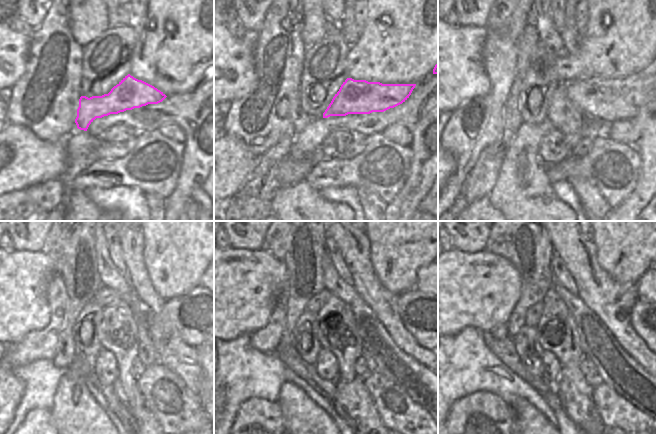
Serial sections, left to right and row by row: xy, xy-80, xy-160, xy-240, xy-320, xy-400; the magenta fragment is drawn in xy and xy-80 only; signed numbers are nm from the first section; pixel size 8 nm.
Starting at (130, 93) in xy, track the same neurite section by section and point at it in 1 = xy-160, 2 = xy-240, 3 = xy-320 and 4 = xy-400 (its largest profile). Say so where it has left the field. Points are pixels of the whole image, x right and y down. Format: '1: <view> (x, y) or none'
1: xy-160 (606, 99)
2: xy-240 (193, 317)
3: xy-320 (417, 310)
4: xy-400 (641, 315)

